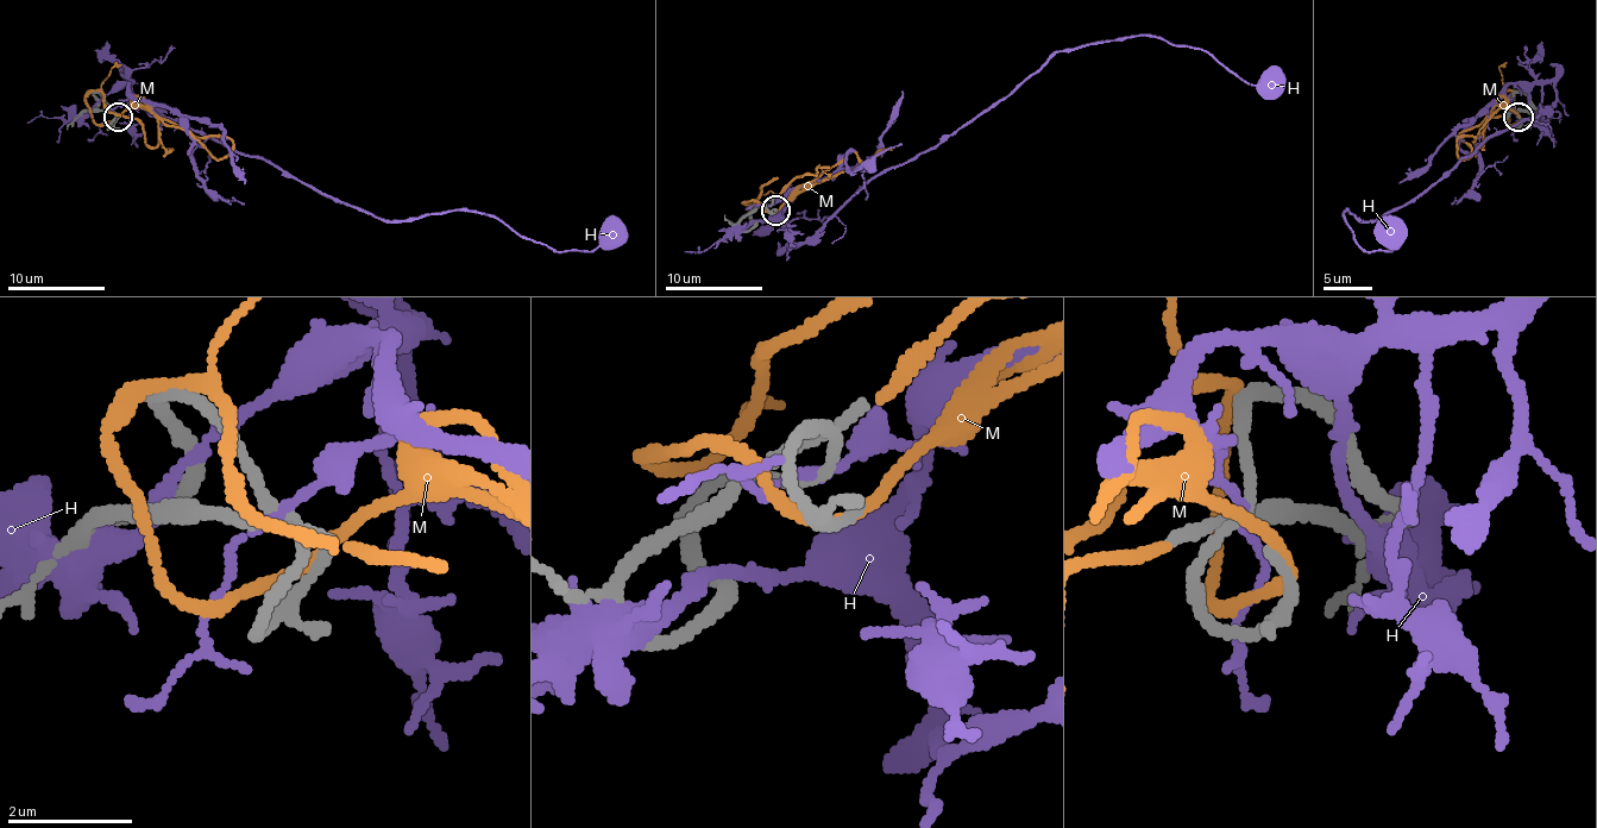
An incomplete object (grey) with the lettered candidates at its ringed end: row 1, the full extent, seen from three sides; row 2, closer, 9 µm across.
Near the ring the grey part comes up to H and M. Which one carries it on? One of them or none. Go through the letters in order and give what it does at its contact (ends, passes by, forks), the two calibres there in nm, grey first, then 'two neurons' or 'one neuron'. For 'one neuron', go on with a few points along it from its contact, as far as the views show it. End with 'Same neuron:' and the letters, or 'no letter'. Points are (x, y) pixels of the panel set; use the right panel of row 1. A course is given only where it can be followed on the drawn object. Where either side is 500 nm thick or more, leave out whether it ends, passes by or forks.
H: it passes by; 130 nm thick on the grey side, 130 nm on the other; two neurons
M: it passes by; 190 nm thick on the grey side, 180 nm on the other; one neuron; it runs (1520, 119), (1510, 108), (1501, 108), (1473, 138), (1459, 138), (1457, 155)
Same neuron: M

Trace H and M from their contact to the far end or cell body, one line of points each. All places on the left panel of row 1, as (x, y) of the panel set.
H: (111, 111), (131, 96), (169, 106), (192, 152), (213, 136), (376, 218), (495, 215), (558, 252), (611, 232)
M: (115, 119), (129, 108), (145, 108), (201, 138), (227, 138), (232, 143), (230, 155)

